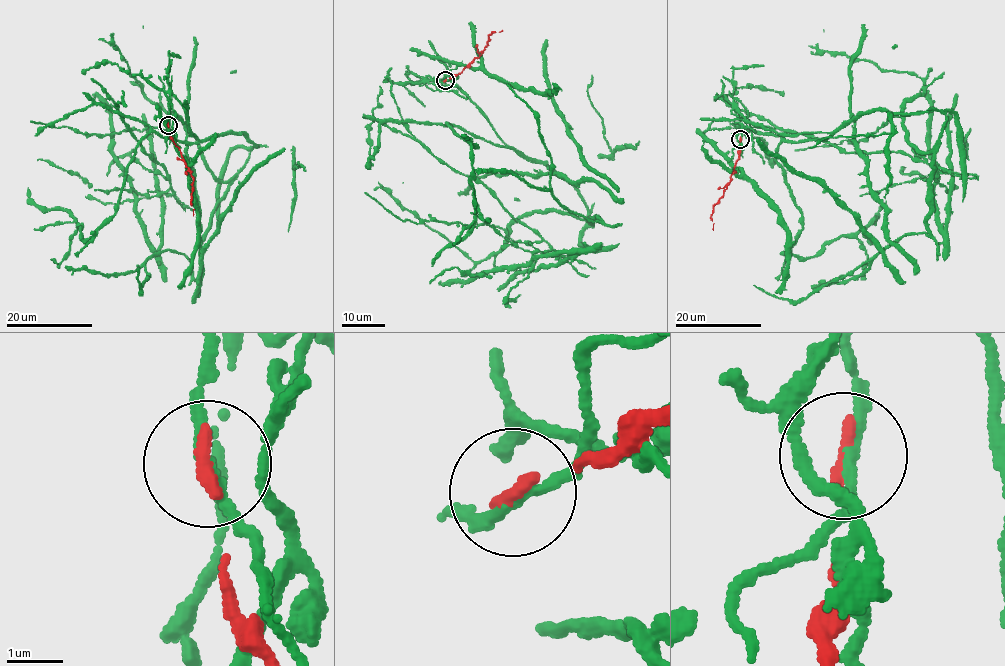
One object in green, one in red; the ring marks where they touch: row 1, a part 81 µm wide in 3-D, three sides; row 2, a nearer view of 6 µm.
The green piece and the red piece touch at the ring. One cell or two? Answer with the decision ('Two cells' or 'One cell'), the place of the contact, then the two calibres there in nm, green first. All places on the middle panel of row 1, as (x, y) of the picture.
Two cells. Place: (445, 80). Thickness 170 nm (green) against 240 nm

